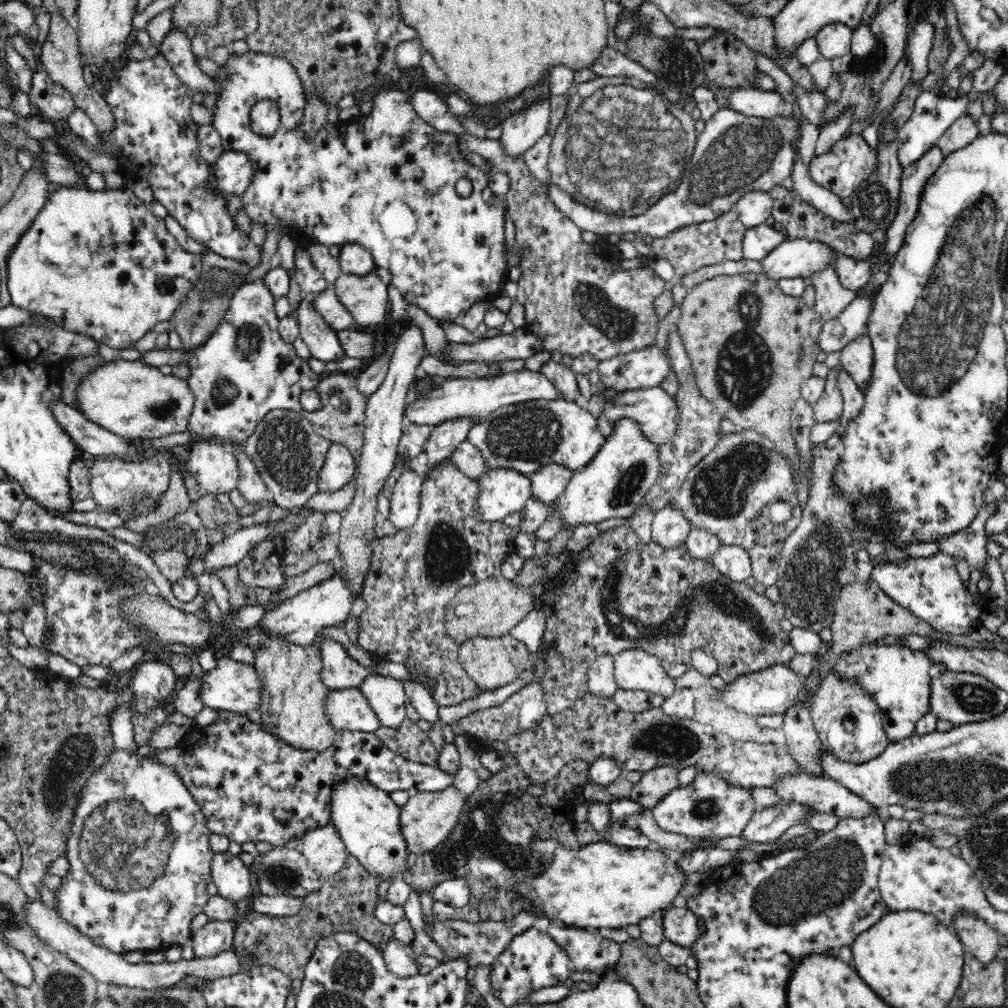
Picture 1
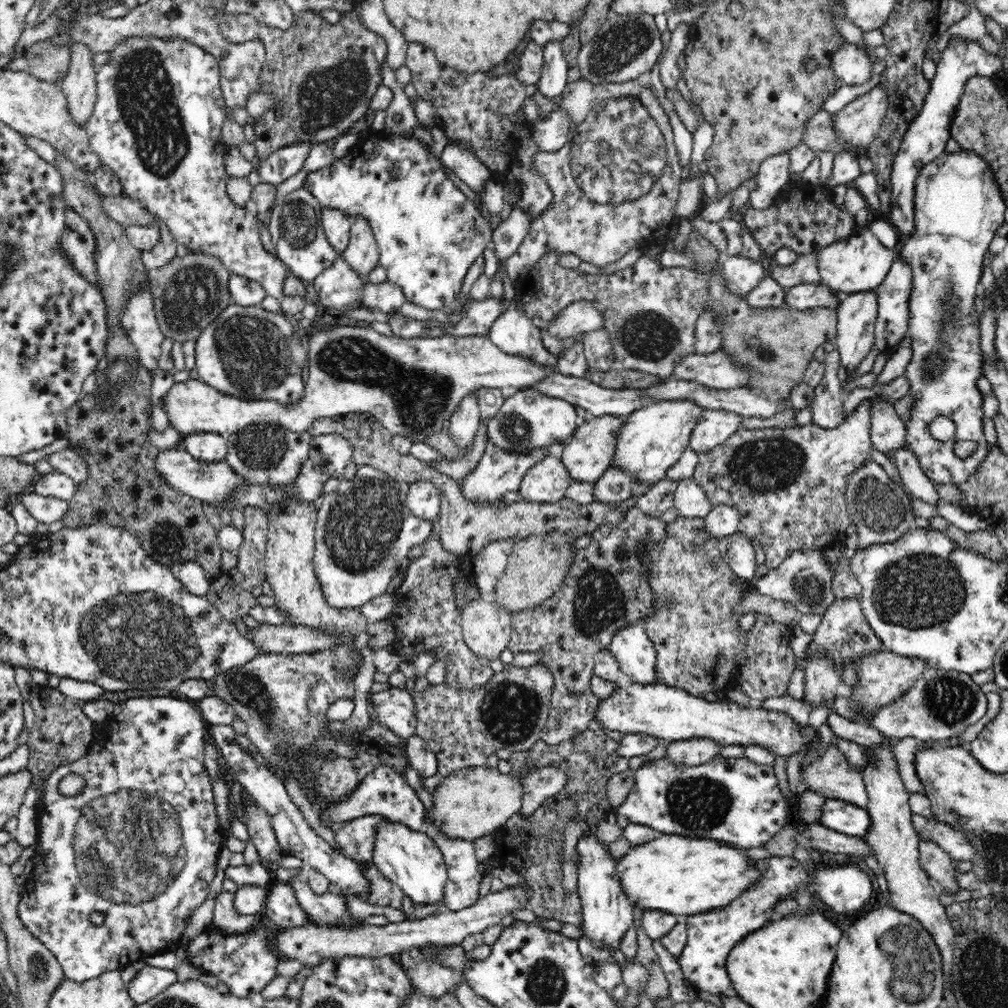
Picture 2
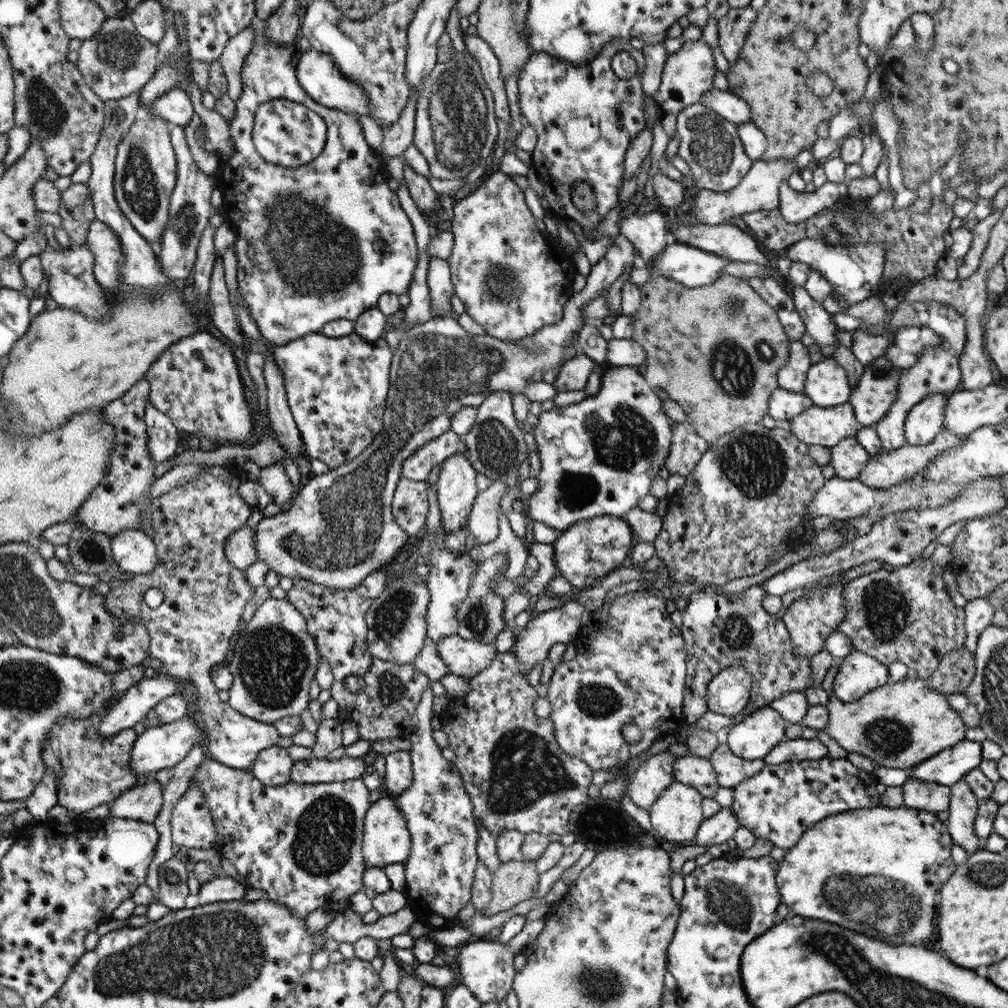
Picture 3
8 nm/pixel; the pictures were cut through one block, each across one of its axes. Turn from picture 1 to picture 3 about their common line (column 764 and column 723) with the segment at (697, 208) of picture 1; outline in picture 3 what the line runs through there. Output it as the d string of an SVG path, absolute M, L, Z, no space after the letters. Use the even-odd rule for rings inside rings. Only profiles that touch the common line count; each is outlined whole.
M696 103L681 110L677 116L679 149L677 155L690 167L694 186L700 190L725 192L738 186L751 169L753 160L746 156L738 126L722 118L704 103Z

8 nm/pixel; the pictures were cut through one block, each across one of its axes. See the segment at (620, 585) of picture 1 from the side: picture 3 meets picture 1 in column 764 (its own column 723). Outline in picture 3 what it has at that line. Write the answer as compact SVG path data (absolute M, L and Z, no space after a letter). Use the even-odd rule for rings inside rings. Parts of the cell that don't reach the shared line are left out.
M756 584L740 593L742 597L732 601L710 589L694 592L686 609L681 612L681 635L687 652L683 700L687 725L698 722L708 711L708 683L722 670L732 666L742 666L751 674L749 704L740 712L747 716L788 692L803 692L812 682L811 657L795 657L786 625L778 615L768 614L763 609L761 602L764 596L768 596L767 592Z

